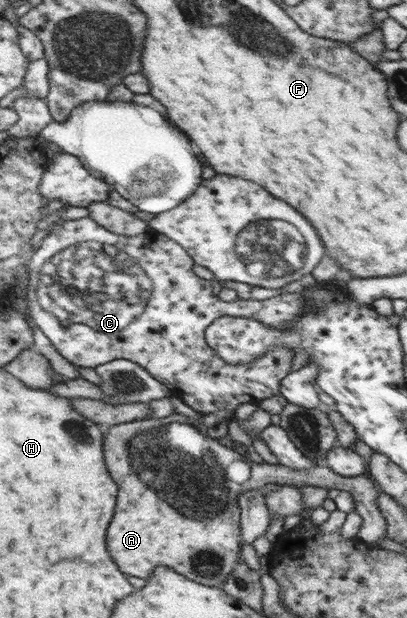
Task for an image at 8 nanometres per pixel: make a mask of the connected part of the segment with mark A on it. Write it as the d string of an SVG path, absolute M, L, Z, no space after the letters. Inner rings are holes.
M173 413L172 415L165 416L163 418L147 418L141 420L135 420L133 422L125 422L123 424L117 424L110 426L109 432L103 438L103 456L105 456L105 464L107 464L107 470L109 470L109 476L117 482L117 486L119 486L119 496L117 496L117 508L115 508L115 514L113 514L113 520L111 520L111 526L107 528L107 548L109 548L109 554L111 554L111 558L117 562L117 566L121 568L121 572L125 572L125 574L129 574L129 576L137 576L137 578L149 578L151 576L151 572L157 568L157 566L167 566L167 568L173 568L173 570L177 570L179 574L183 576L187 576L189 580L194 580L198 584L206 585L207 587L214 587L221 589L224 586L225 580L227 580L227 576L233 572L233 568L237 566L237 562L239 562L240 555L240 541L242 540L242 536L240 535L240 506L237 502L239 500L239 496L243 494L243 492L247 492L249 489L261 489L267 483L277 483L279 485L295 485L295 486L319 486L321 488L327 489L337 489L342 490L353 495L353 499L355 499L355 510L358 514L363 518L363 524L359 526L358 536L357 538L363 540L363 542L373 546L375 548L381 548L381 539L383 537L387 537L387 522L383 518L381 514L381 510L377 508L377 504L375 504L375 499L377 499L378 487L375 482L372 482L368 477L365 477L365 474L359 475L356 477L345 477L339 474L335 474L333 470L329 469L325 462L317 464L315 468L311 468L311 470L293 470L293 468L284 467L283 465L277 464L269 464L259 460L255 460L254 458L248 458L237 452L235 448L228 448L223 444L223 442L219 442L217 440L212 440L207 435L207 432L201 425L195 424L197 420L193 420L193 418L187 418L187 416L183 416L183 414ZM163 500L167 500L175 510L179 510L179 512L183 512L187 518L195 518L195 520L187 520L185 516L181 516L179 512L175 512L167 502L163 502Z

